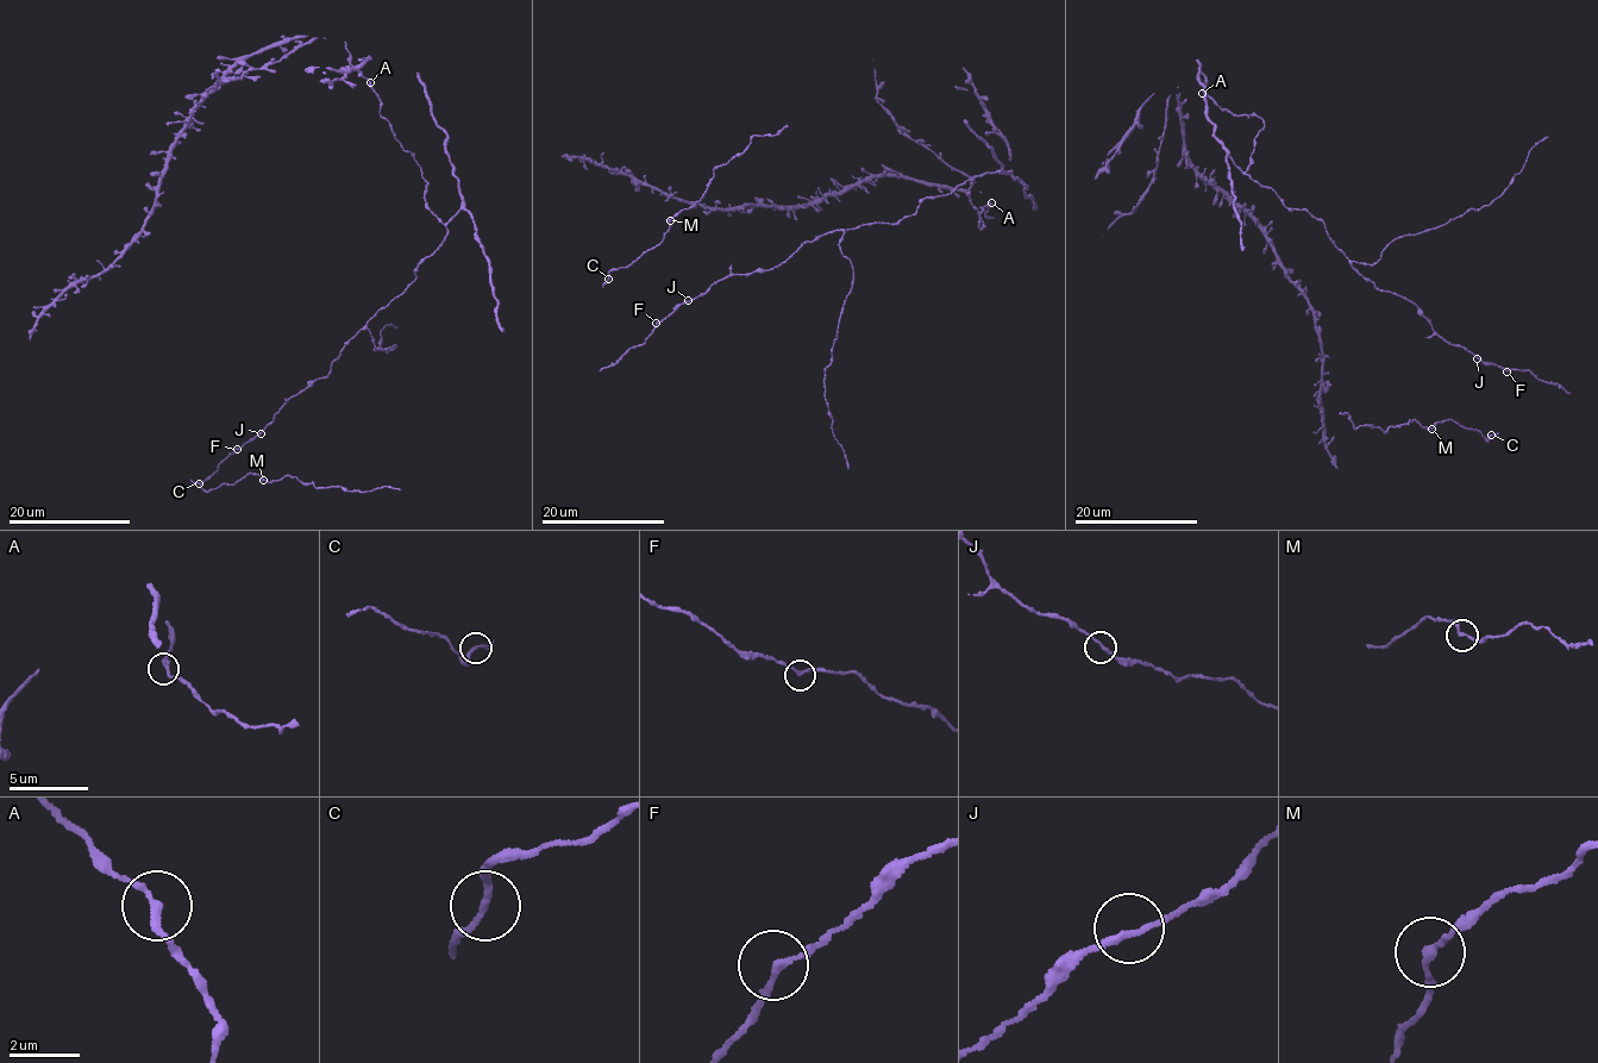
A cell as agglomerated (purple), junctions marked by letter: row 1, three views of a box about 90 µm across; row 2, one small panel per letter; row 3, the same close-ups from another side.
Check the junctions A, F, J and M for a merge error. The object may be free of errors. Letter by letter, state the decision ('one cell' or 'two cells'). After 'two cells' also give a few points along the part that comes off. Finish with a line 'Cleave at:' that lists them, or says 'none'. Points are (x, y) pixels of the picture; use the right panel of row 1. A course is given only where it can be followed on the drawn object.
A: one cell
F: one cell
J: one cell
M: one cell
Cleave at: none

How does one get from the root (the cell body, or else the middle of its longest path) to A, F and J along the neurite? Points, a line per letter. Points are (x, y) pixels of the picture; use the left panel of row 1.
A: (446, 226), (426, 205), (427, 181), (412, 152), (402, 148), (389, 122), (380, 113), (378, 100), (370, 82)
F: (446, 226), (442, 243), (419, 262), (412, 283), (345, 342), (326, 376), (287, 399), (270, 423), (237, 449)
J: (446, 226), (442, 243), (419, 262), (402, 294), (377, 310), (345, 342), (326, 376), (287, 399), (261, 433)

